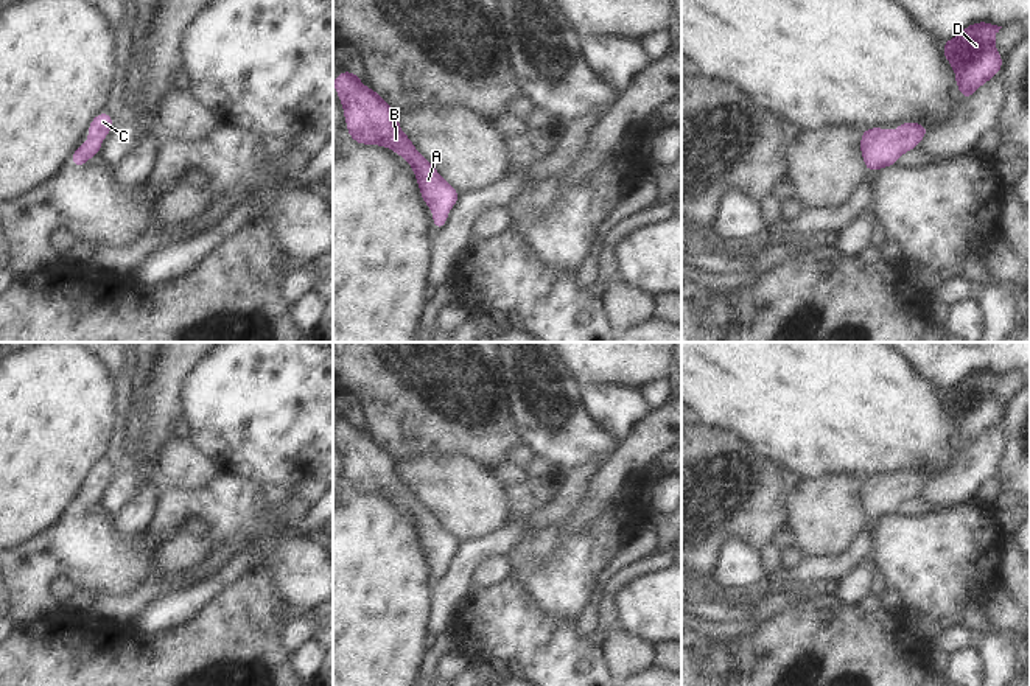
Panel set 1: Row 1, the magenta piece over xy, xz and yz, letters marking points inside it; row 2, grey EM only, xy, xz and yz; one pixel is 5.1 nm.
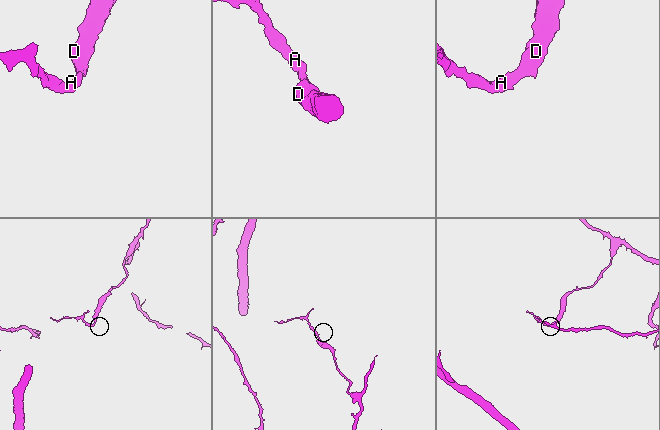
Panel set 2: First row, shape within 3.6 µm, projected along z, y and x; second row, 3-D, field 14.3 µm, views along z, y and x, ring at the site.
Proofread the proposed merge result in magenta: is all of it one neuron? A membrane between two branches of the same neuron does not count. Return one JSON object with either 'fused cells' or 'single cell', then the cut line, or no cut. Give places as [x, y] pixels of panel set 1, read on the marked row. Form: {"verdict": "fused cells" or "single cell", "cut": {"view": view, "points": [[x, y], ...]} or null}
{"verdict": "single cell", "cut": null}

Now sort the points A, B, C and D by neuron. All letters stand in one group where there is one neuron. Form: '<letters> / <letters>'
A B C D

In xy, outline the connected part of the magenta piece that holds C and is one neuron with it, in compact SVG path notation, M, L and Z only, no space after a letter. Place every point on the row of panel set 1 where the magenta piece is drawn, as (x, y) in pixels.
M101 110L95 118L90 121L89 128L89 138L84 145L75 149L70 156L72 166L84 166L87 160L95 154L101 154L101 142L104 137L114 129L115 121L106 110Z

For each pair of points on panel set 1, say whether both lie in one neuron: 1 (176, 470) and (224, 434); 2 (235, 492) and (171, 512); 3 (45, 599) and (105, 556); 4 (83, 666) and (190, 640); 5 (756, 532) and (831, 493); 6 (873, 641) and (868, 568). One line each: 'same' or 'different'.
1: different
2: same
3: same
4: same
5: different
6: different

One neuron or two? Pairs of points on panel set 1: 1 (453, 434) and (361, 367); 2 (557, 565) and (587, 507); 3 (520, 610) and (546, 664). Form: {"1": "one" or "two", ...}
{"1": "one", "2": "two", "3": "one"}

